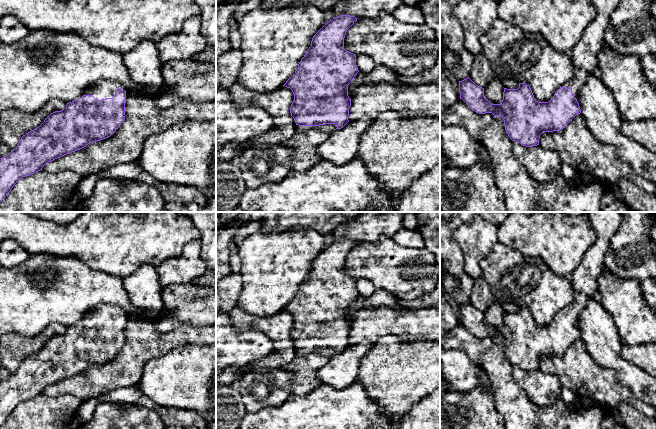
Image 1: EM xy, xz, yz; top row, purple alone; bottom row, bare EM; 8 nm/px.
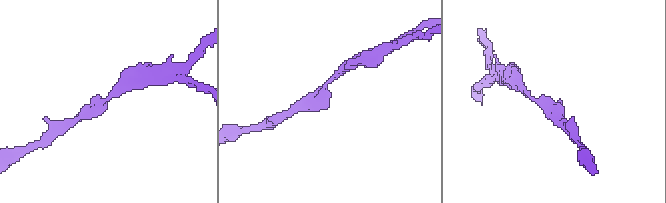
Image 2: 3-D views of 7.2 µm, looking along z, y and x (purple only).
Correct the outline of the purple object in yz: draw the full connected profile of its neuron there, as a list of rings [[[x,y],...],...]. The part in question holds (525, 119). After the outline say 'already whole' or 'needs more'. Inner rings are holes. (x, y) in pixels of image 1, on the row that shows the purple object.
[[[592,0],[596,8],[596,17],[586,27],[583,37],[572,49],[570,56],[574,66],[573,78],[564,83],[548,102],[538,102],[529,85],[519,83],[517,89],[504,88],[503,100],[500,104],[492,104],[484,97],[484,88],[476,85],[469,77],[459,81],[460,99],[472,110],[479,114],[492,113],[504,120],[505,130],[512,141],[523,146],[539,145],[540,135],[543,132],[562,130],[572,119],[581,113],[577,96],[580,88],[585,84],[590,73],[598,69],[598,53],[605,45],[604,33],[610,22],[610,17],[620,0]]] | needs more

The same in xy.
[[[101,80],[67,103],[63,110],[51,113],[39,127],[23,135],[17,147],[0,158],[0,202],[20,179],[42,170],[48,162],[113,135],[125,119],[128,95],[121,83]]] | needs more

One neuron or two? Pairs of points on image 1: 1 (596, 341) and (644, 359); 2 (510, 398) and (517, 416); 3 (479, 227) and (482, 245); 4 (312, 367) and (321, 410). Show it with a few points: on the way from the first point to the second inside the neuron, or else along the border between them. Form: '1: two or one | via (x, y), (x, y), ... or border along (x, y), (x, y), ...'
1: two | border along (621, 343), (621, 356), (638, 366)
2: one | via (512, 402), (517, 412)
3: one | via (479, 231), (479, 241)
4: two | border along (321, 384), (302, 394), (293, 393)

